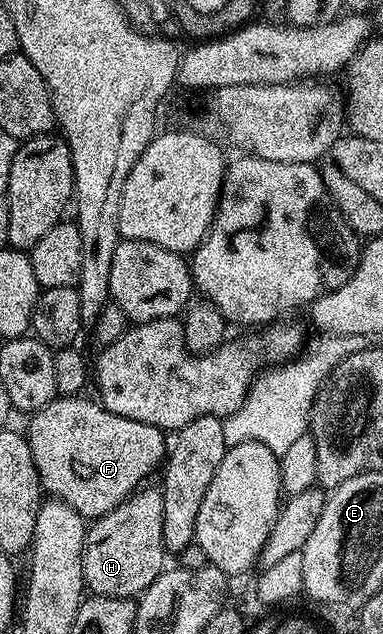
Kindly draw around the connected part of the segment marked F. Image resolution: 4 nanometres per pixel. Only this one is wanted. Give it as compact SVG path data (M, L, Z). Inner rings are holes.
M78 395L56 397L49 405L45 405L45 409L34 412L28 418L31 420L25 426L25 434L44 492L52 499L65 501L65 505L73 505L73 509L77 509L84 520L94 521L117 509L150 480L147 478L154 471L156 474L162 468L169 450L169 439L160 427L114 415L105 411L102 403L87 398Z

